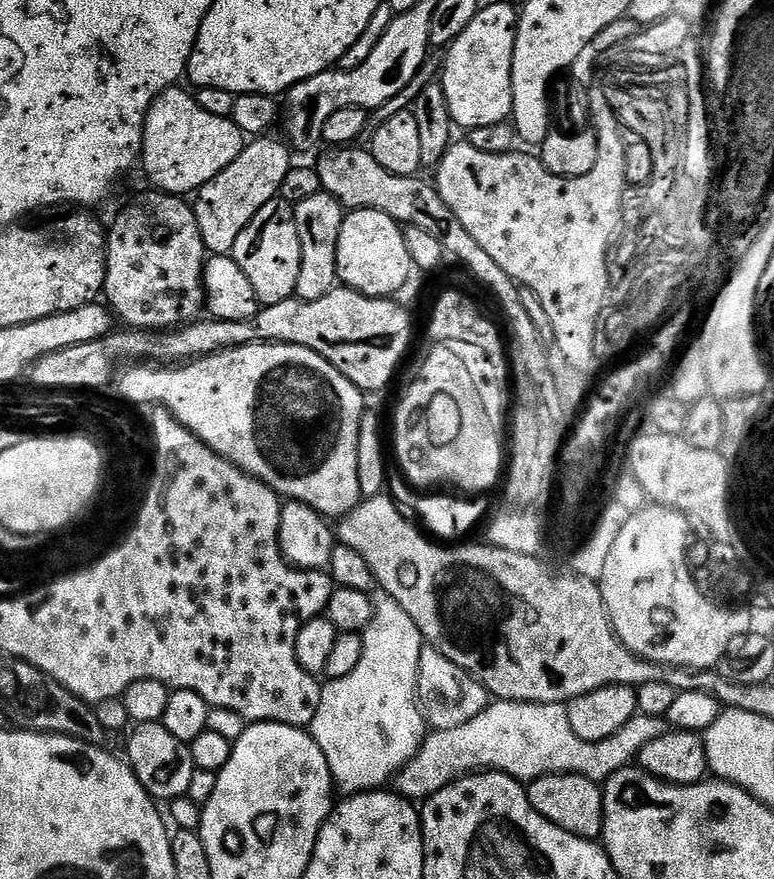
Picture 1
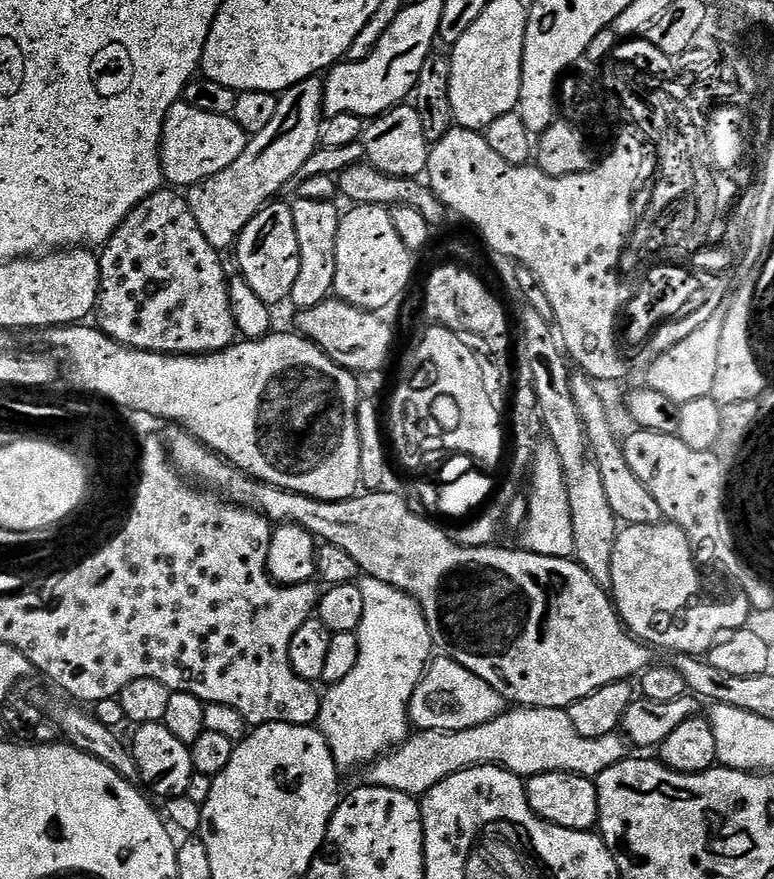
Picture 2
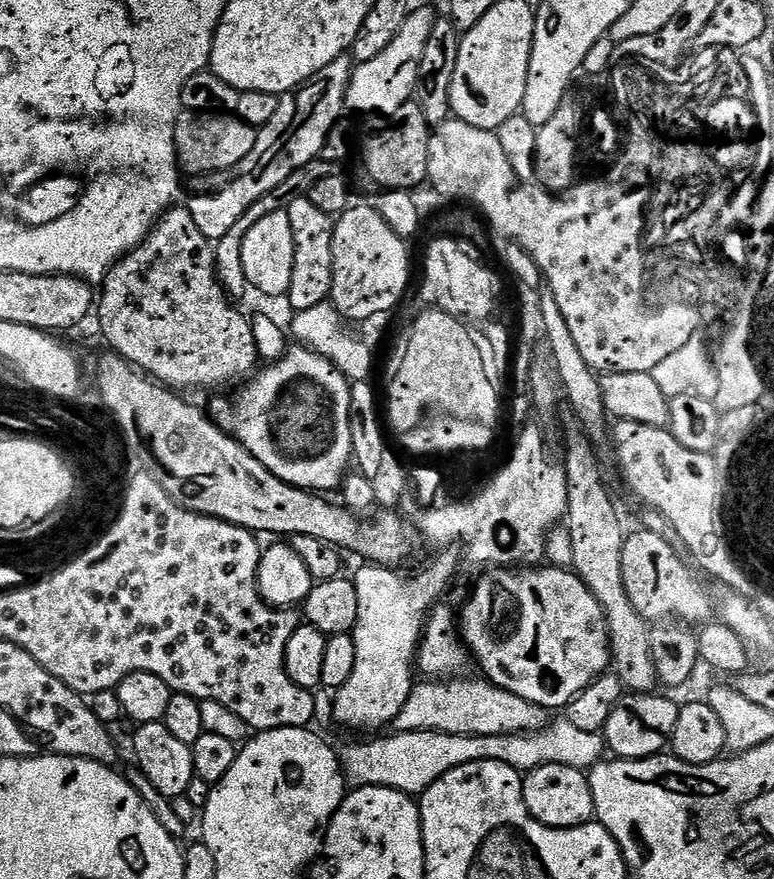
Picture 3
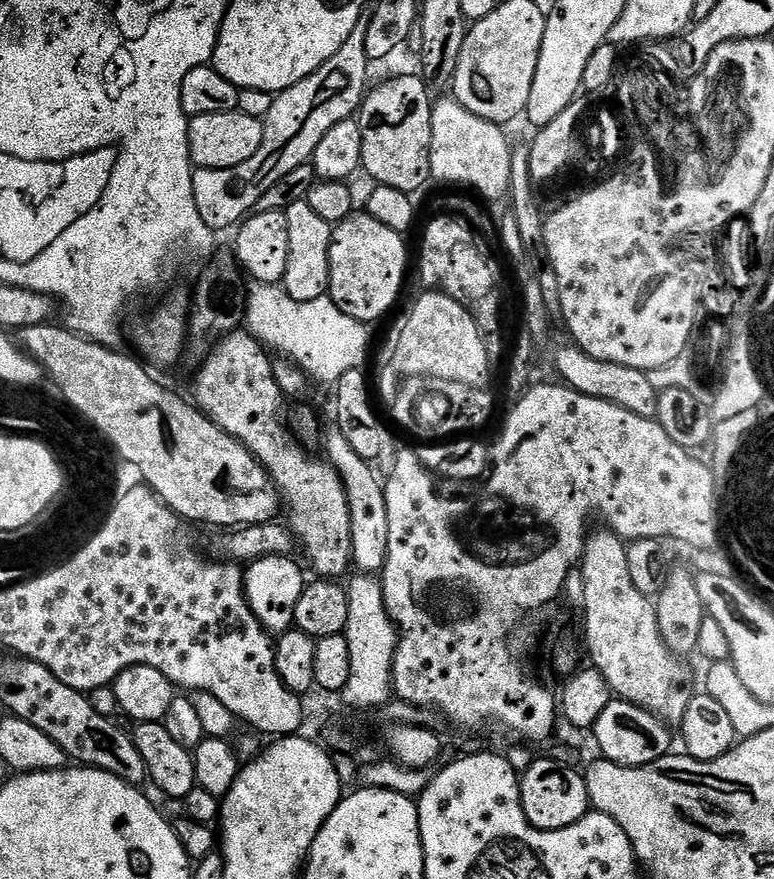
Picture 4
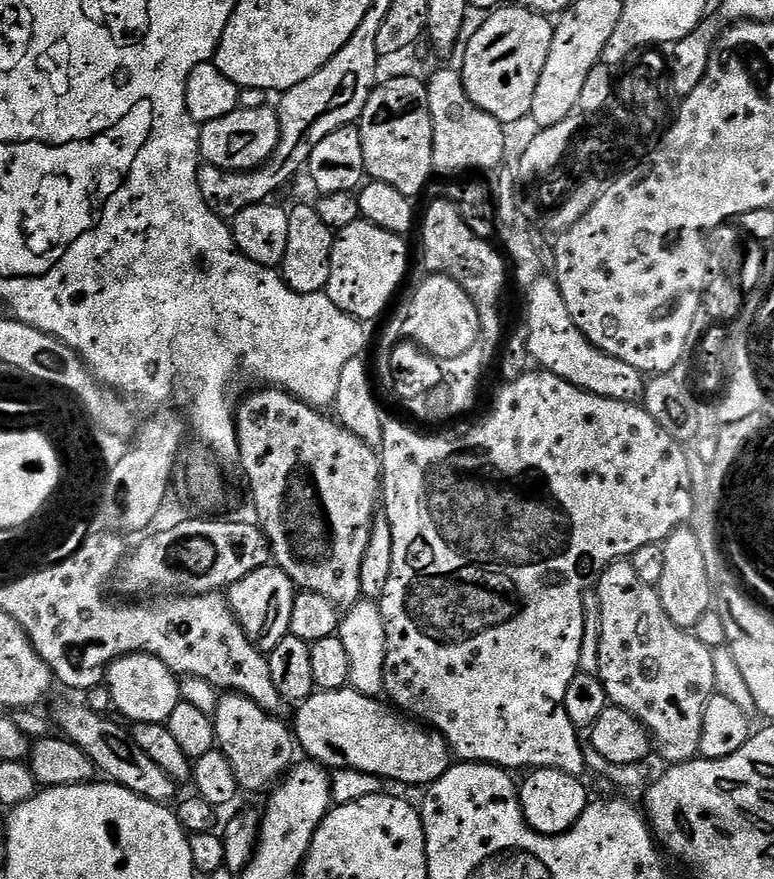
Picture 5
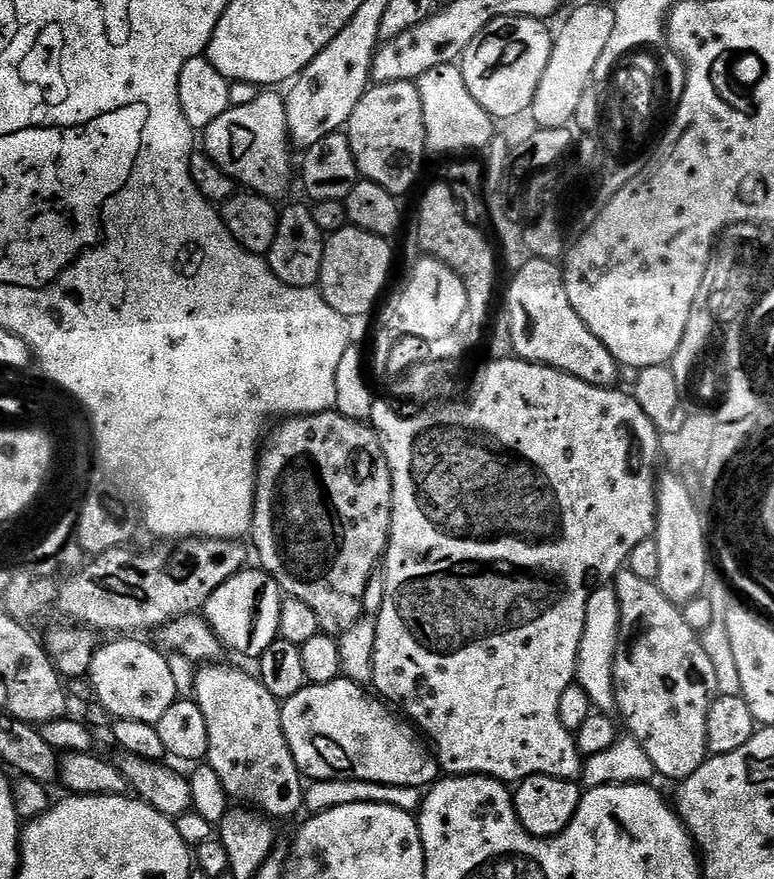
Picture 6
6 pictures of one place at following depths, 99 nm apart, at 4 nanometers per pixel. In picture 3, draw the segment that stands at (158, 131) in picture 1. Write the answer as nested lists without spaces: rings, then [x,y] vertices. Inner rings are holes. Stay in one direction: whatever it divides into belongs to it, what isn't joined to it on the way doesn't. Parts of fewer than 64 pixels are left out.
[[[181,111],[176,119],[176,159],[189,177],[195,178],[210,172],[221,172],[230,166],[238,166],[250,150],[254,150],[257,129],[232,114],[215,112]]]

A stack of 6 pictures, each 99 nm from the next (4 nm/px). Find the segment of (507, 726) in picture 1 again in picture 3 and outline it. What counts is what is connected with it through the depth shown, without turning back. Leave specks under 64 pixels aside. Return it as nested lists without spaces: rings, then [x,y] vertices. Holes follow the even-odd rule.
[[[567,718],[553,719],[540,732],[516,735],[474,736],[446,732],[398,732],[392,736],[380,734],[369,744],[348,744],[339,749],[340,769],[349,789],[389,788],[405,792],[407,796],[419,797],[434,782],[438,782],[450,770],[466,766],[470,762],[493,760],[527,774],[547,764],[561,764],[581,770],[590,770],[606,756],[604,737],[598,732],[578,730]]]

